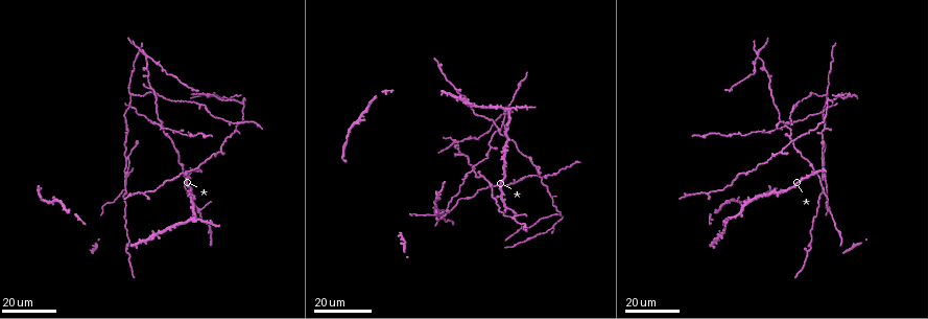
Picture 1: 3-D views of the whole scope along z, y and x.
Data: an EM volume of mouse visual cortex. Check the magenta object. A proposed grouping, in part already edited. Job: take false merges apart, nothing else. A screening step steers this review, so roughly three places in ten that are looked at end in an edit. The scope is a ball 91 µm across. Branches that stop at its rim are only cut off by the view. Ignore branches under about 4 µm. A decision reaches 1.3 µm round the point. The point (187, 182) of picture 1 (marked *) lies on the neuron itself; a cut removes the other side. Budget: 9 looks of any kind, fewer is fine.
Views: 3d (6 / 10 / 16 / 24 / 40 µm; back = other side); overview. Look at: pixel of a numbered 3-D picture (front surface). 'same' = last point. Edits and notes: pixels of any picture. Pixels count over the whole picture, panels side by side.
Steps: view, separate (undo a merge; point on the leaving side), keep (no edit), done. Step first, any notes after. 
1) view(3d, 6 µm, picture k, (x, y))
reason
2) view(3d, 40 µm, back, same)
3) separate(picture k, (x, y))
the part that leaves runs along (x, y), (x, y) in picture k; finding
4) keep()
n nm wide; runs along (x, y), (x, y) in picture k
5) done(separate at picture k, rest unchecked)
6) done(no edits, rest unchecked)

view(3d, 24 µm, picture 1, (827, 210))
three arms meet

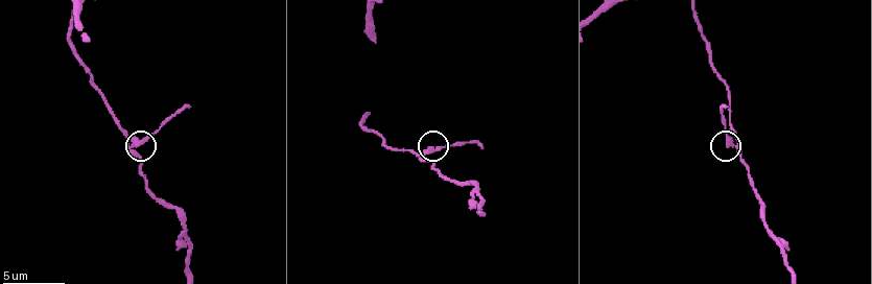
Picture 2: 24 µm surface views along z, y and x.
view(3d, 10 µm, picture 2, (729, 143))
closer look

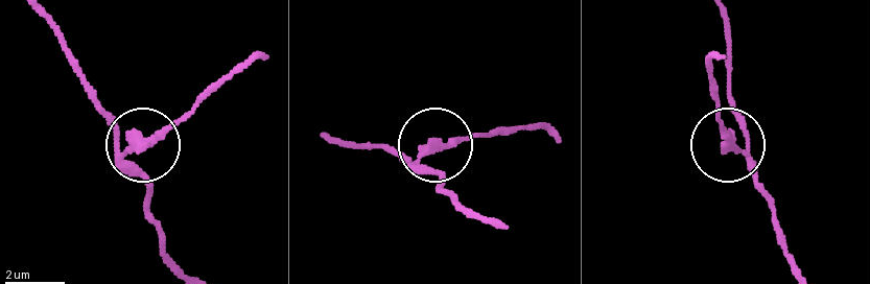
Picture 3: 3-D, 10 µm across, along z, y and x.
separate(picture 3, (156, 132))
the part that leaves runs along (126, 154), (169, 133), (263, 53) in picture 3; two neurons meet here

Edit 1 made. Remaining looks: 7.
view(overview)
see it whole again

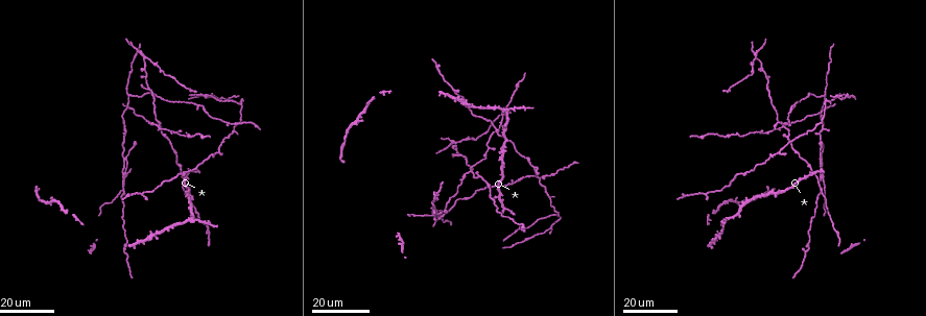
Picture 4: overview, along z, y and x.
view(3d, 24 µm, picture 4, (497, 134))
calibre changes

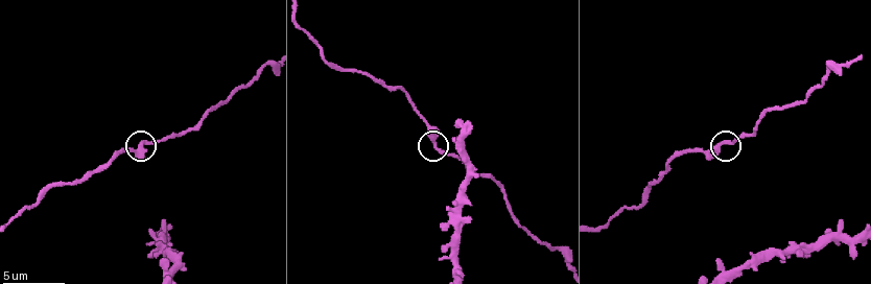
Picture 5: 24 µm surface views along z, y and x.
view(3d, 10 µm, picture 5, (147, 140))
closer look

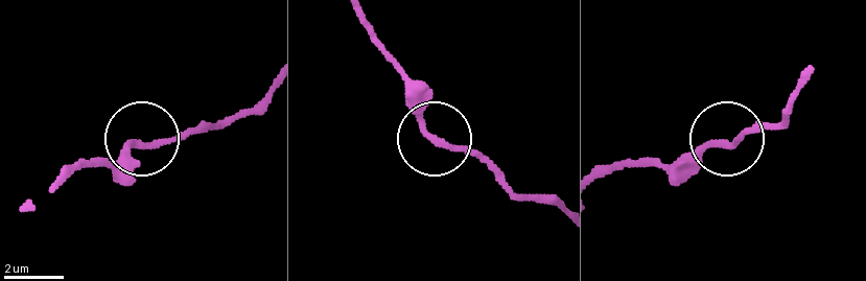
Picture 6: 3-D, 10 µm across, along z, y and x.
keep()
210 nm wide; runs along (808, 77), (782, 117), (668, 165) in picture 6; one neuron here

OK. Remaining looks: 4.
view(3d, 10 µm, picture 5, (38, 200))
calibre changes

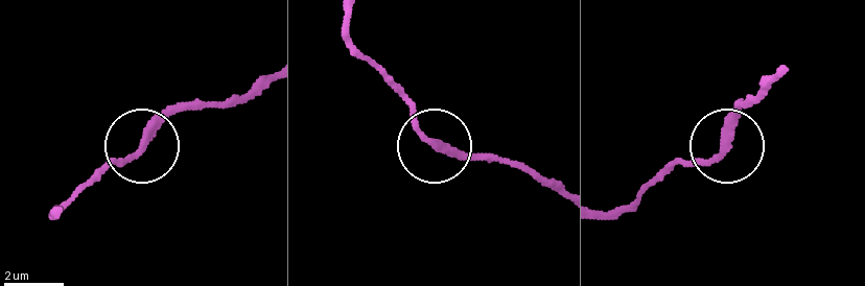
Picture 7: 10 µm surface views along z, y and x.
view(3d, 6 µm, picture 7, (141, 149))

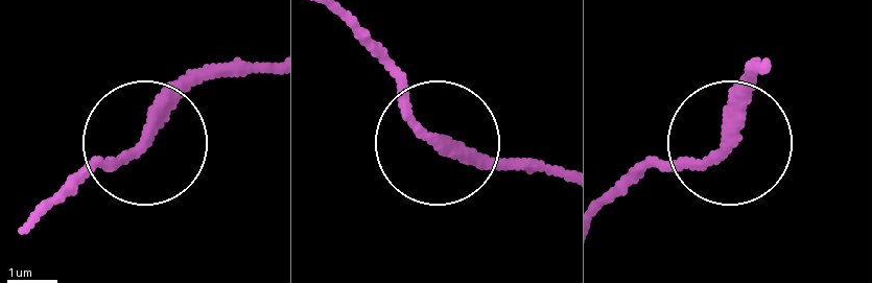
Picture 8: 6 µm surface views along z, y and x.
keep()
runs along (761, 63), (733, 138), (637, 175) in picture 8; continuous, no second neuron

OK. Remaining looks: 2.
view(3d, 16 µm, picture 4, (810, 247))
thick turns thin

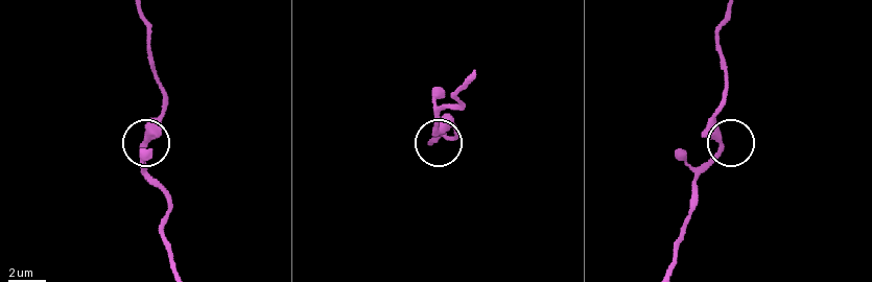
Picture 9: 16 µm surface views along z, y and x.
view(3d, 10 µm, picture 9, (436, 134))

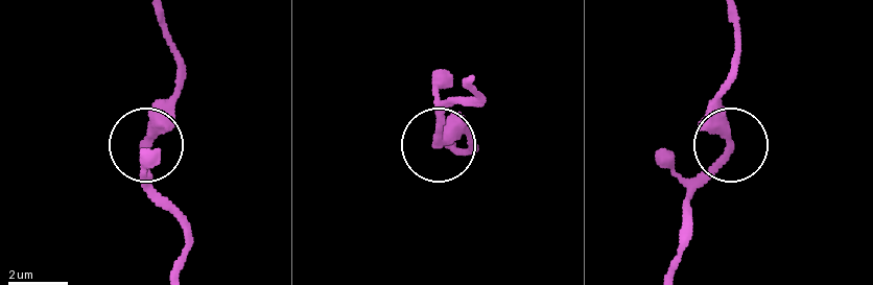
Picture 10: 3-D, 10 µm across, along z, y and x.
keep()
330 nm wide; all the same neuron

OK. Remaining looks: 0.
done(separate at picture 3, rest unchecked)

